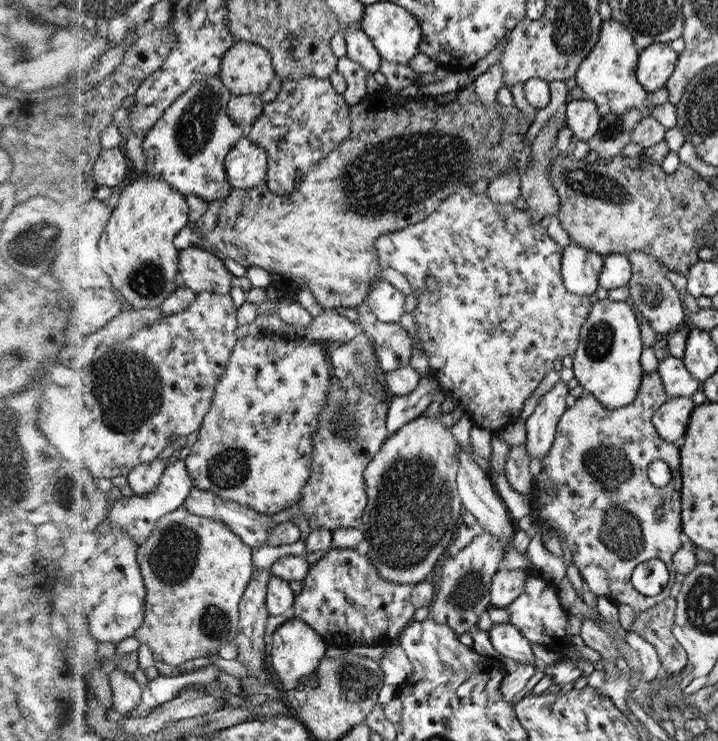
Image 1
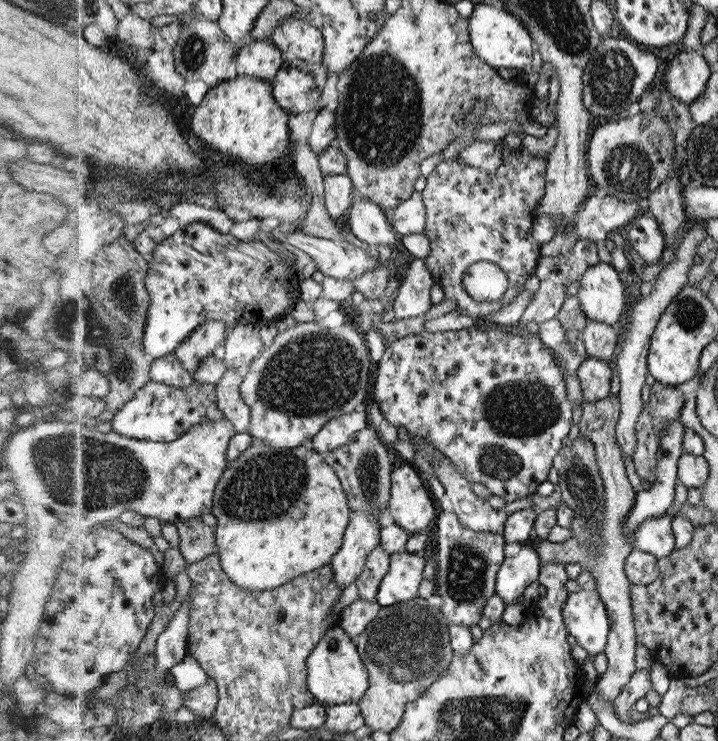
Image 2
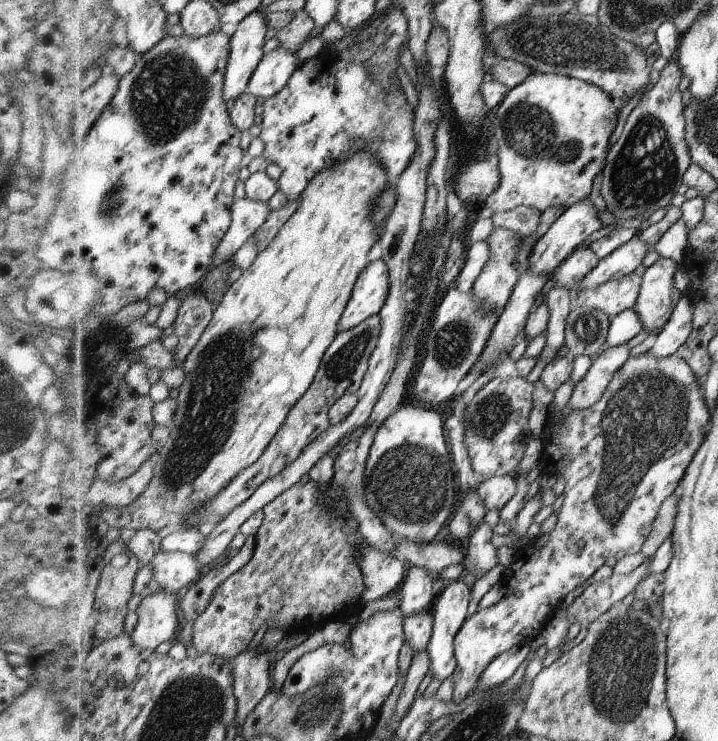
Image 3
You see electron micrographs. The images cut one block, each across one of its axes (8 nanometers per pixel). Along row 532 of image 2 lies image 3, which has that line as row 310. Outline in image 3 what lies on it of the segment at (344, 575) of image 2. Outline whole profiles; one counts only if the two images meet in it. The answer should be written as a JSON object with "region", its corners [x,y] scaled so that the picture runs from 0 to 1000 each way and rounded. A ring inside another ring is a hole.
{"region":[[[526,350],[515,355],[515,362],[510,360],[497,377],[490,402],[471,436],[469,448],[486,447],[507,432],[525,425],[535,413],[538,397],[540,397],[540,364],[532,350]]]}

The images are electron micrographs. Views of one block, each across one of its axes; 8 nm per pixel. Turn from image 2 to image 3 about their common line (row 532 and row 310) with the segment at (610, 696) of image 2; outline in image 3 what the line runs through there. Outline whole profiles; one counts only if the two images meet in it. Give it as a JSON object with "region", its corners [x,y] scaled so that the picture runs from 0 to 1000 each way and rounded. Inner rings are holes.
{"region":[[[882,368],[861,378],[848,378],[831,387],[811,390],[798,399],[795,416],[816,414],[843,421],[852,432],[868,418],[882,417],[893,387],[893,374]]]}

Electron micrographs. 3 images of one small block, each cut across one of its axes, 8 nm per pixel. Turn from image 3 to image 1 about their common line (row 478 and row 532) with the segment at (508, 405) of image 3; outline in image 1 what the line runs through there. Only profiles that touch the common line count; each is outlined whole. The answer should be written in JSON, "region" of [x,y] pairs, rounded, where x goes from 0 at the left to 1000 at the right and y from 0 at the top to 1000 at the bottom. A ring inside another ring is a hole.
{"region":[[[666,714],[664,725],[616,764],[607,810],[599,816],[599,835],[627,845],[638,856],[652,854],[663,845],[669,829],[687,821],[681,791],[696,757],[701,757],[701,734],[681,718]]]}

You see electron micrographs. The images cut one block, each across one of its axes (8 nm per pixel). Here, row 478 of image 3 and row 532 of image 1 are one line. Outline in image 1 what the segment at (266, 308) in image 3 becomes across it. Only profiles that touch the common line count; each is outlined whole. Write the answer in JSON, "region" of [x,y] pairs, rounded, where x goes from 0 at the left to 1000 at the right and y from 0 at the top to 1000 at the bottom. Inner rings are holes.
{"region":[[[262,686],[223,700],[213,722],[194,740],[194,760],[206,792],[205,834],[188,861],[205,869],[216,889],[245,901],[273,888],[304,884],[318,866],[329,866],[336,845],[336,815],[355,776],[351,737],[308,702],[276,696]]]}

